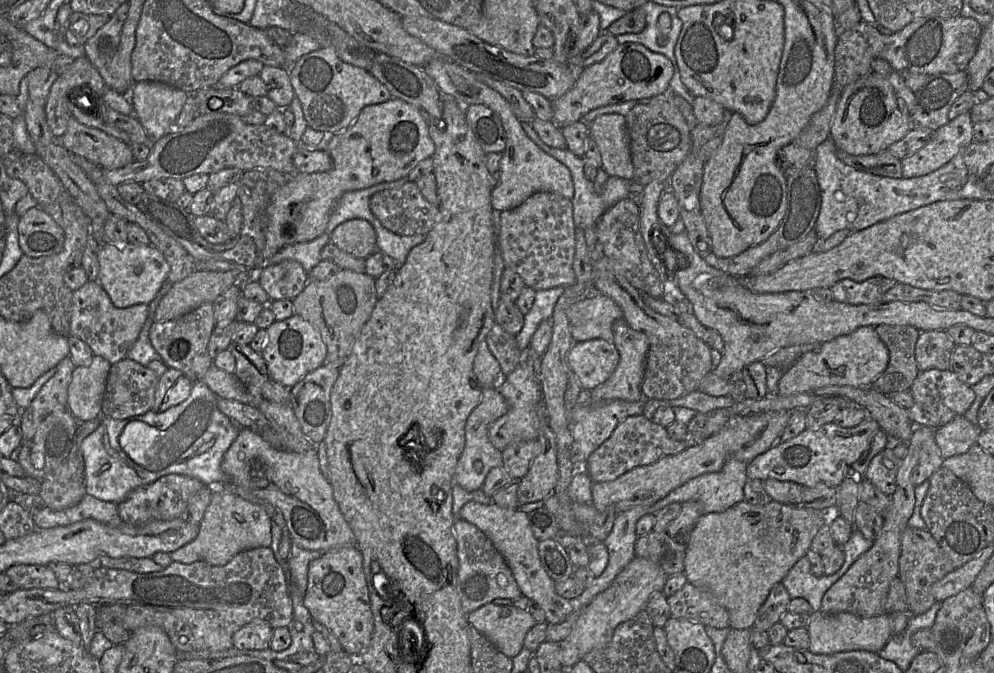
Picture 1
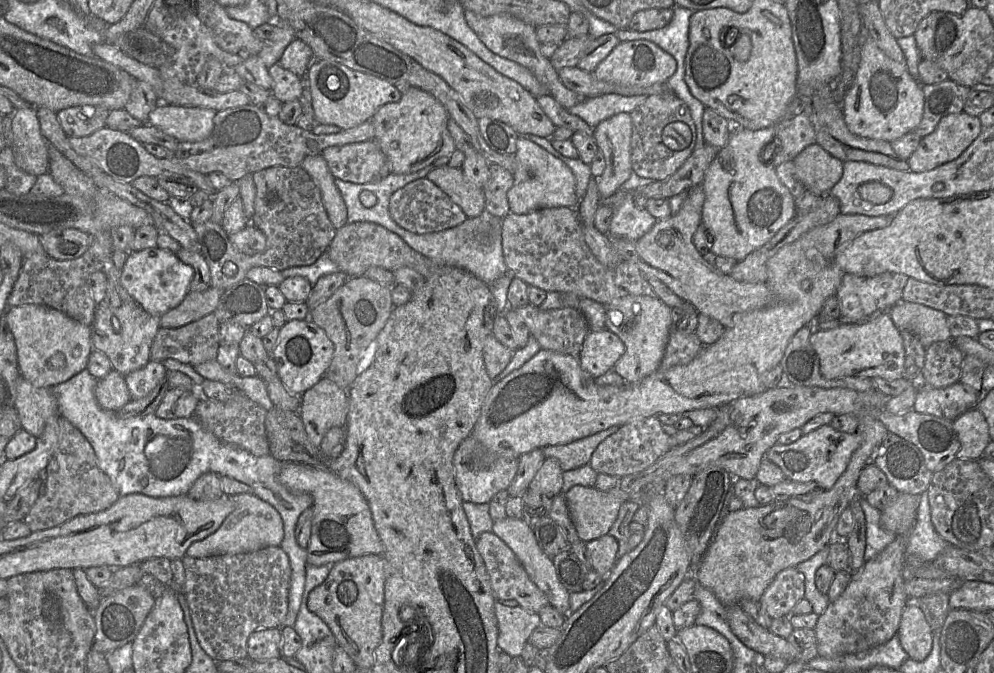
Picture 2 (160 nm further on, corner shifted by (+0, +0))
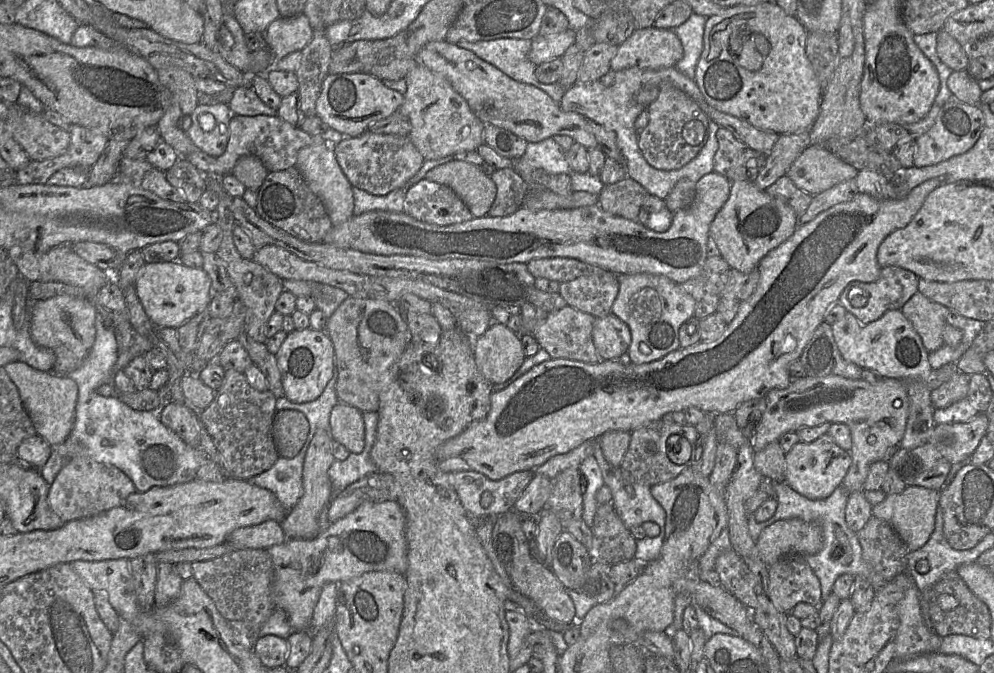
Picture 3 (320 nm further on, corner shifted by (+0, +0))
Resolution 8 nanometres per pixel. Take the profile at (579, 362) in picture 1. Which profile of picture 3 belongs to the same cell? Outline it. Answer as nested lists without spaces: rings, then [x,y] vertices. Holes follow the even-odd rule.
[[[609,313],[595,318],[592,340],[601,360],[618,360],[628,350],[631,333],[625,322]]]

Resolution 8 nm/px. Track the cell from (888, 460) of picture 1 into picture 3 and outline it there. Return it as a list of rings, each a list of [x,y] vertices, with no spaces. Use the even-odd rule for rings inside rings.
[[[931,444],[914,449],[898,447],[886,458],[906,486],[921,486],[940,491],[952,464]]]

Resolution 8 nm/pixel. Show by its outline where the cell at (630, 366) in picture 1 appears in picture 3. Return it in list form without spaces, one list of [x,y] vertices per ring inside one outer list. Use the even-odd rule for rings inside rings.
[[[637,273],[619,277],[619,290],[610,313],[625,322],[631,333],[627,350],[633,364],[657,361],[680,348],[679,328],[694,316],[695,300],[679,283],[663,275]]]

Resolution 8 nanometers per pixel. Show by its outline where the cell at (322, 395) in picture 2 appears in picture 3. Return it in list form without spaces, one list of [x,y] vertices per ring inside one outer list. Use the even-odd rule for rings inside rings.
[[[318,430],[309,443],[302,472],[304,493],[295,507],[288,512],[280,523],[287,539],[314,539],[320,533],[320,517],[332,499],[332,485],[328,475],[331,464],[335,461],[332,454],[332,436],[330,432]]]

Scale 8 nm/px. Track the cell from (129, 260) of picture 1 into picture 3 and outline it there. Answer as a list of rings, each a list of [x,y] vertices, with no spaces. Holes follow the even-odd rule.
[[[178,260],[145,263],[134,289],[145,312],[157,327],[178,328],[199,312],[208,308],[211,300],[211,280],[202,268],[188,267]]]

